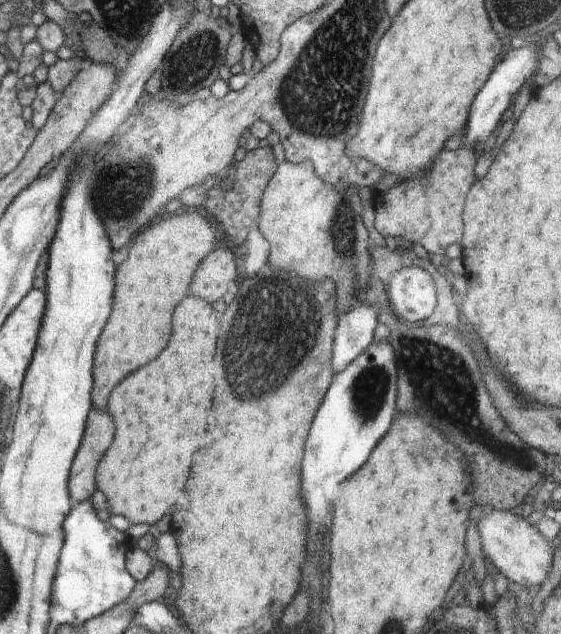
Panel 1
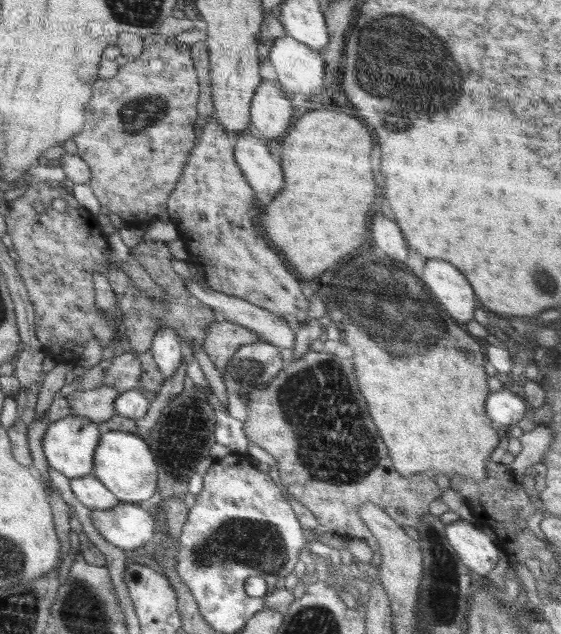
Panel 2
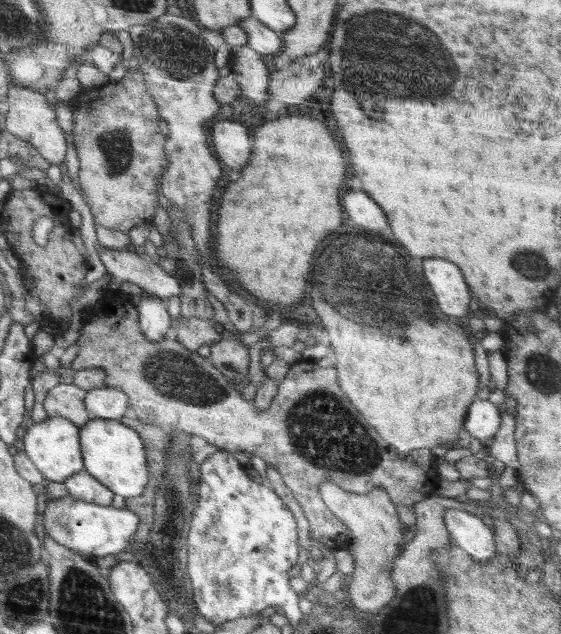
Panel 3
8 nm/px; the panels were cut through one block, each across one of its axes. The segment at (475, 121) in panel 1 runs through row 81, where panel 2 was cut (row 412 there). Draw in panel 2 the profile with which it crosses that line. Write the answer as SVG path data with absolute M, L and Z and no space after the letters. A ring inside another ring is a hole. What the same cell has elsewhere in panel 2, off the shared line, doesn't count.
M506 389L491 392L486 398L486 415L499 429L509 429L515 426L530 409L529 403L524 400L524 396Z

